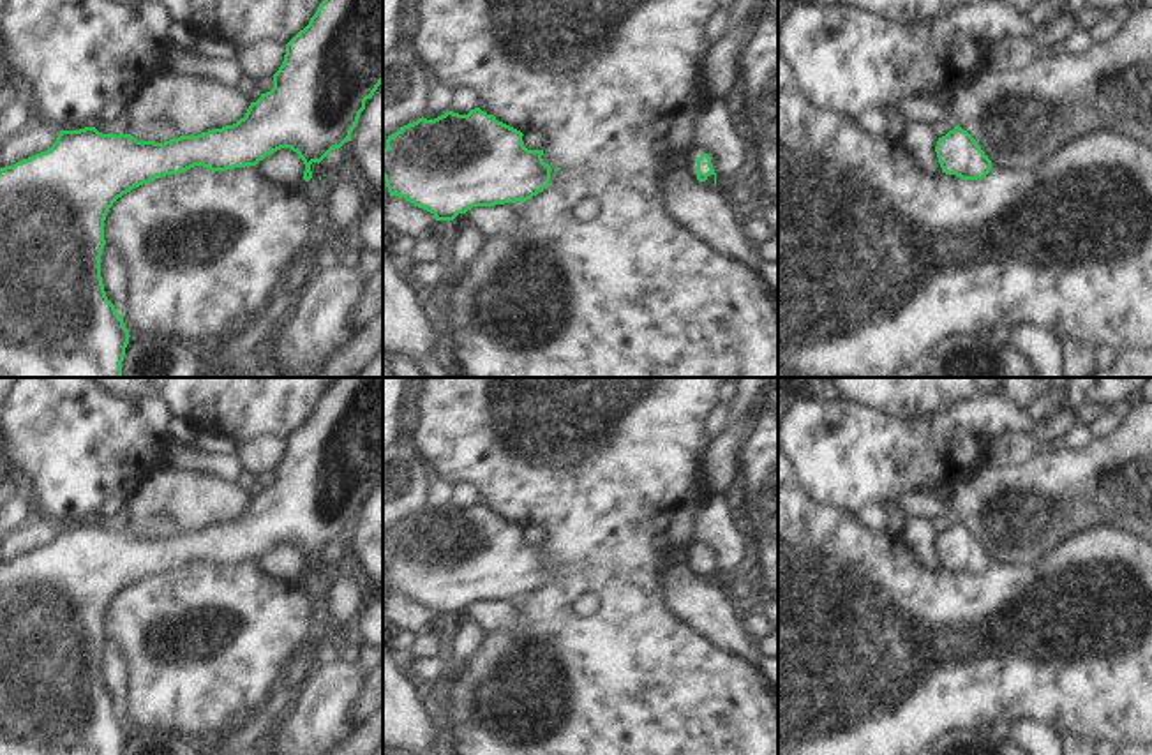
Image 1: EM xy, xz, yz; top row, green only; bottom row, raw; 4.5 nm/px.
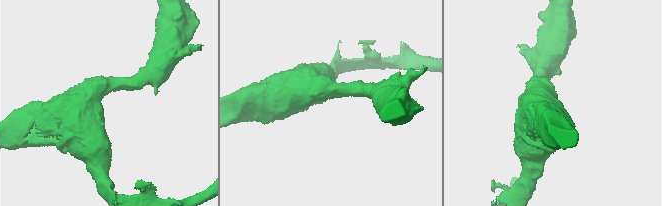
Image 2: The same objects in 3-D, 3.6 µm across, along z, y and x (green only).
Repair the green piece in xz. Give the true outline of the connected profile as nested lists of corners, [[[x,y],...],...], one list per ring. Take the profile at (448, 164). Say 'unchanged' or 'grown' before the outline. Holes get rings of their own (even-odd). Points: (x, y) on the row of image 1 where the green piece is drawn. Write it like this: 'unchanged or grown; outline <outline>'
unchanged; outline [[[480,108],[468,115],[446,111],[434,120],[422,116],[388,136],[383,178],[390,196],[430,212],[436,221],[453,221],[473,206],[527,201],[549,187],[552,169],[542,159],[543,150],[527,150],[522,136]]]

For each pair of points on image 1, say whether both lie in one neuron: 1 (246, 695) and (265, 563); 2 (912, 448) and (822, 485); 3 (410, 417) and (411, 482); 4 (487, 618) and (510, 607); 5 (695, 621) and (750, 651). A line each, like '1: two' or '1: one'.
1: two
2: one
3: two
4: one
5: one

